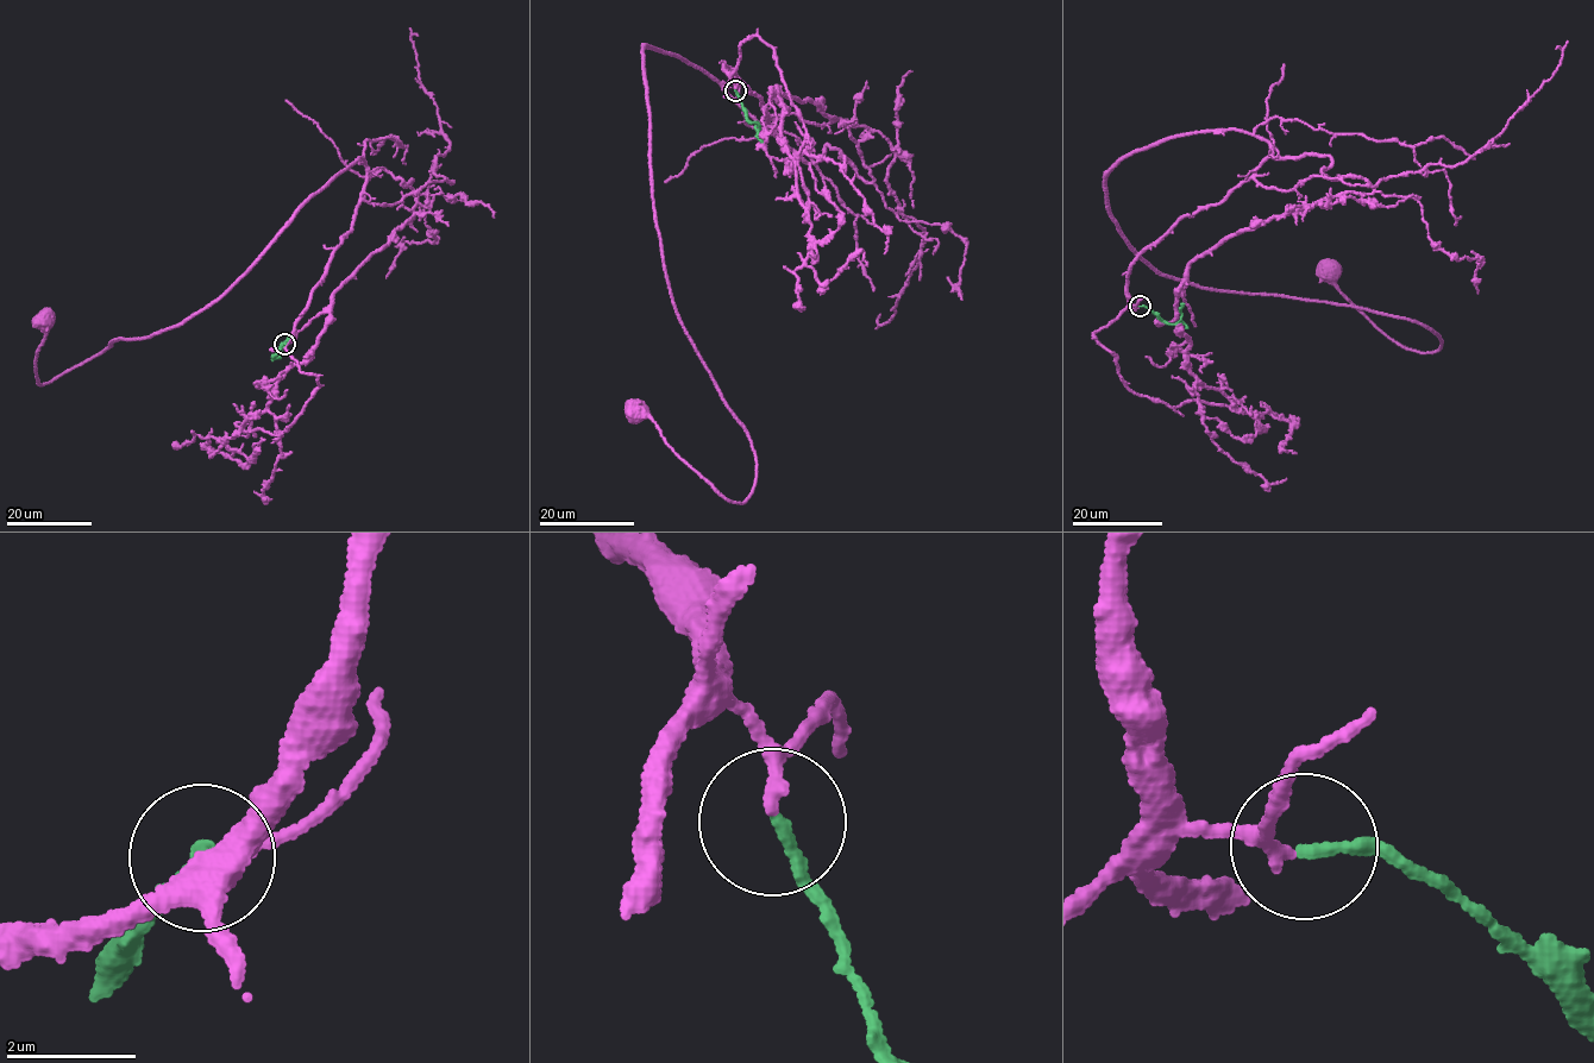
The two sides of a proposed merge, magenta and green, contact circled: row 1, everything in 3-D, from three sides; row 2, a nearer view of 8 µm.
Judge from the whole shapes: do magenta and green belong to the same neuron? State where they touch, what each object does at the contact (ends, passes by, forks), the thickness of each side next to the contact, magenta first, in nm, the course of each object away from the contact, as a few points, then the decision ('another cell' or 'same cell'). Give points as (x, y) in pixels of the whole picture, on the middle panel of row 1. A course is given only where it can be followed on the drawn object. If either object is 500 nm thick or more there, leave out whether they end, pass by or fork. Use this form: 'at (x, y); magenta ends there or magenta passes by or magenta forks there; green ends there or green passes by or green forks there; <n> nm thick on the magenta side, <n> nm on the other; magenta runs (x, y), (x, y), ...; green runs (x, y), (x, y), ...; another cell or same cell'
at (735, 90); magenta passes by; green ends there; 140 nm thick on the magenta side, 190 nm on the other; magenta runs (735, 89), (754, 36), (807, 207), (770, 92), (873, 180), (644, 49), (748, 497), (637, 409); green runs (735, 90), (746, 118), (758, 125), (759, 129), (755, 129), (759, 124); same cell

